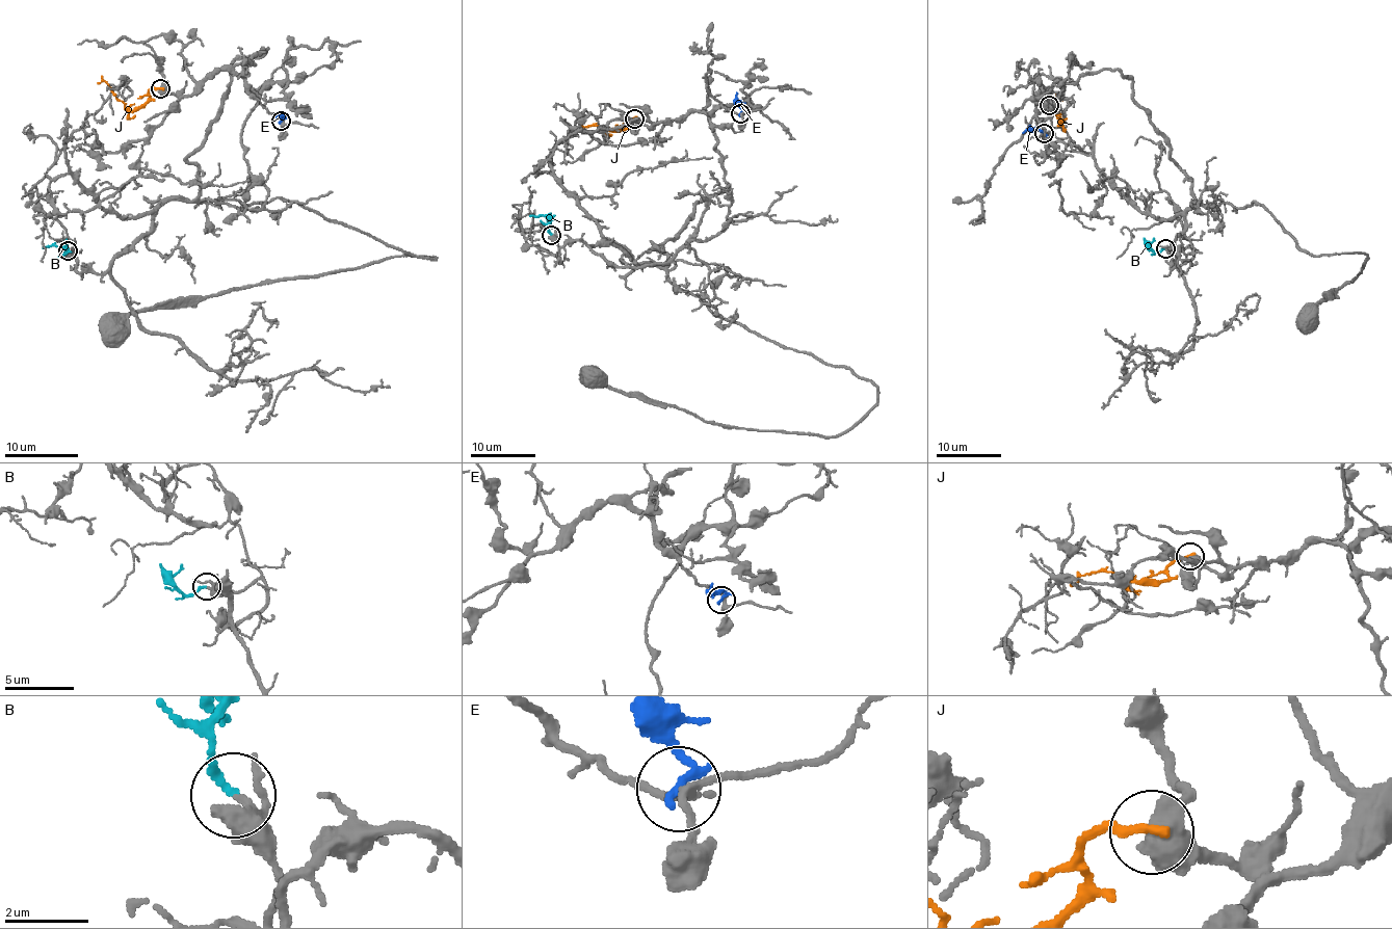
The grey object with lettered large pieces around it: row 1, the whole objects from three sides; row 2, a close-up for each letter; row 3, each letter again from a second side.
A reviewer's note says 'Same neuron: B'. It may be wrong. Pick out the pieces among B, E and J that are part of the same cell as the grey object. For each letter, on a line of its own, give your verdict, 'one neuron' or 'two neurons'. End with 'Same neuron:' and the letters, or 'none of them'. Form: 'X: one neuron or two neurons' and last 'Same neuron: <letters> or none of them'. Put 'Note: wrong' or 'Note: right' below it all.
B: one neuron
E: two neurons
J: two neurons
Same neuron: B
Note: right

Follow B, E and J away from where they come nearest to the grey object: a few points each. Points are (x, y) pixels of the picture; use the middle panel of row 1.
B: (552, 234), (546, 216), (529, 216)
E: (740, 112), (737, 91)
J: (634, 117), (625, 121), (623, 129), (605, 132), (601, 126), (586, 126), (578, 132)

